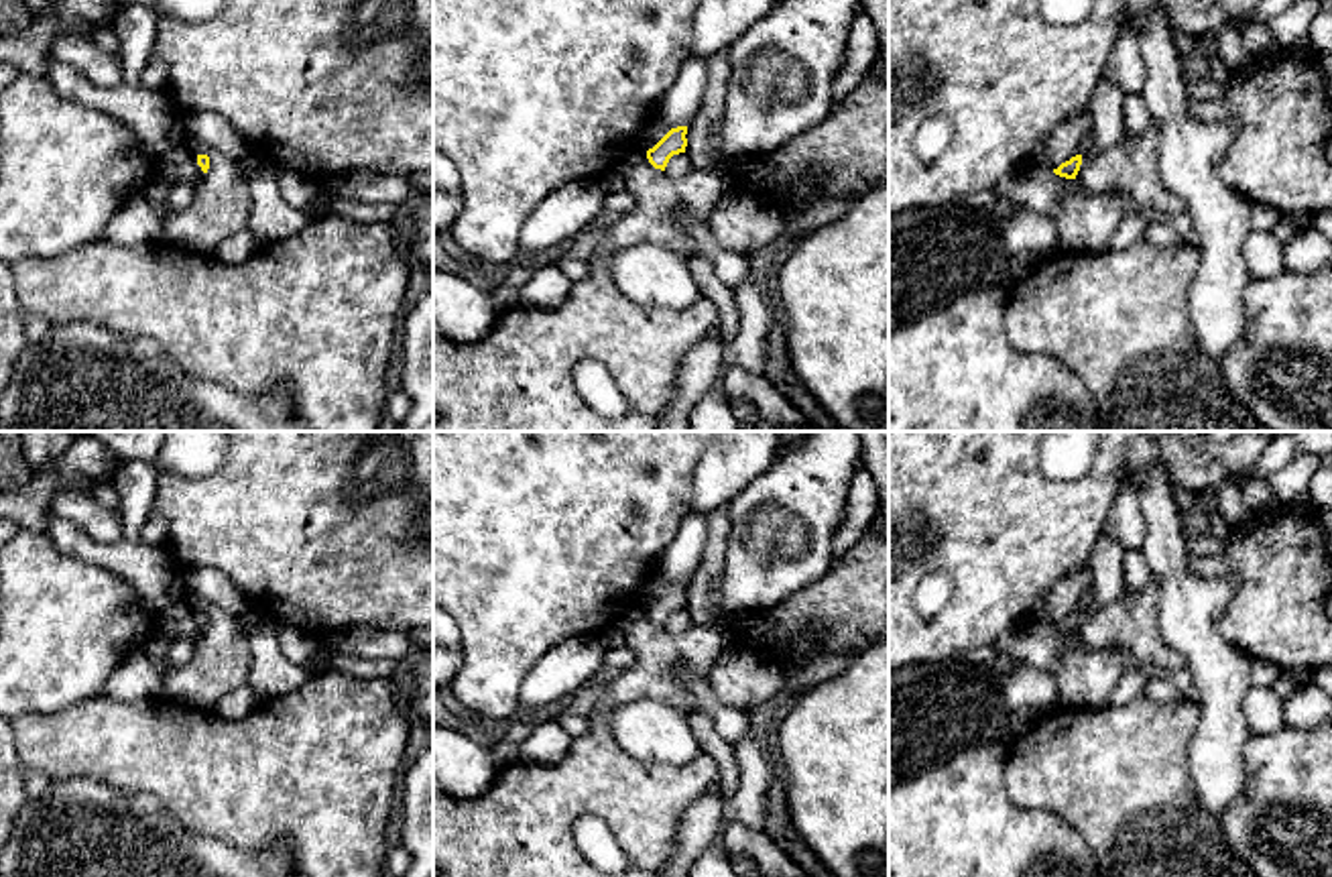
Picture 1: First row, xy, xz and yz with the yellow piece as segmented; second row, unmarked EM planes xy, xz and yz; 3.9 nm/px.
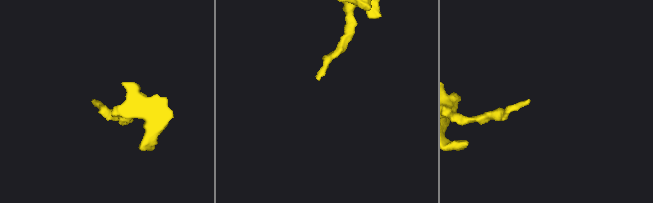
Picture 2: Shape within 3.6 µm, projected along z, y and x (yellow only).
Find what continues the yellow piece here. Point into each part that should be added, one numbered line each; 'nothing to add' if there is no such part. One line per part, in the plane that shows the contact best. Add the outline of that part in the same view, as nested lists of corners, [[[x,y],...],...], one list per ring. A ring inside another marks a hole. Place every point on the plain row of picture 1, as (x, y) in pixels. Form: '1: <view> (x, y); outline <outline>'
nothing to add

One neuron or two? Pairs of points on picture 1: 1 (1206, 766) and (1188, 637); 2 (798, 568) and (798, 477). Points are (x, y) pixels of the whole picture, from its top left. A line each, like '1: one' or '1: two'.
1: one
2: one

